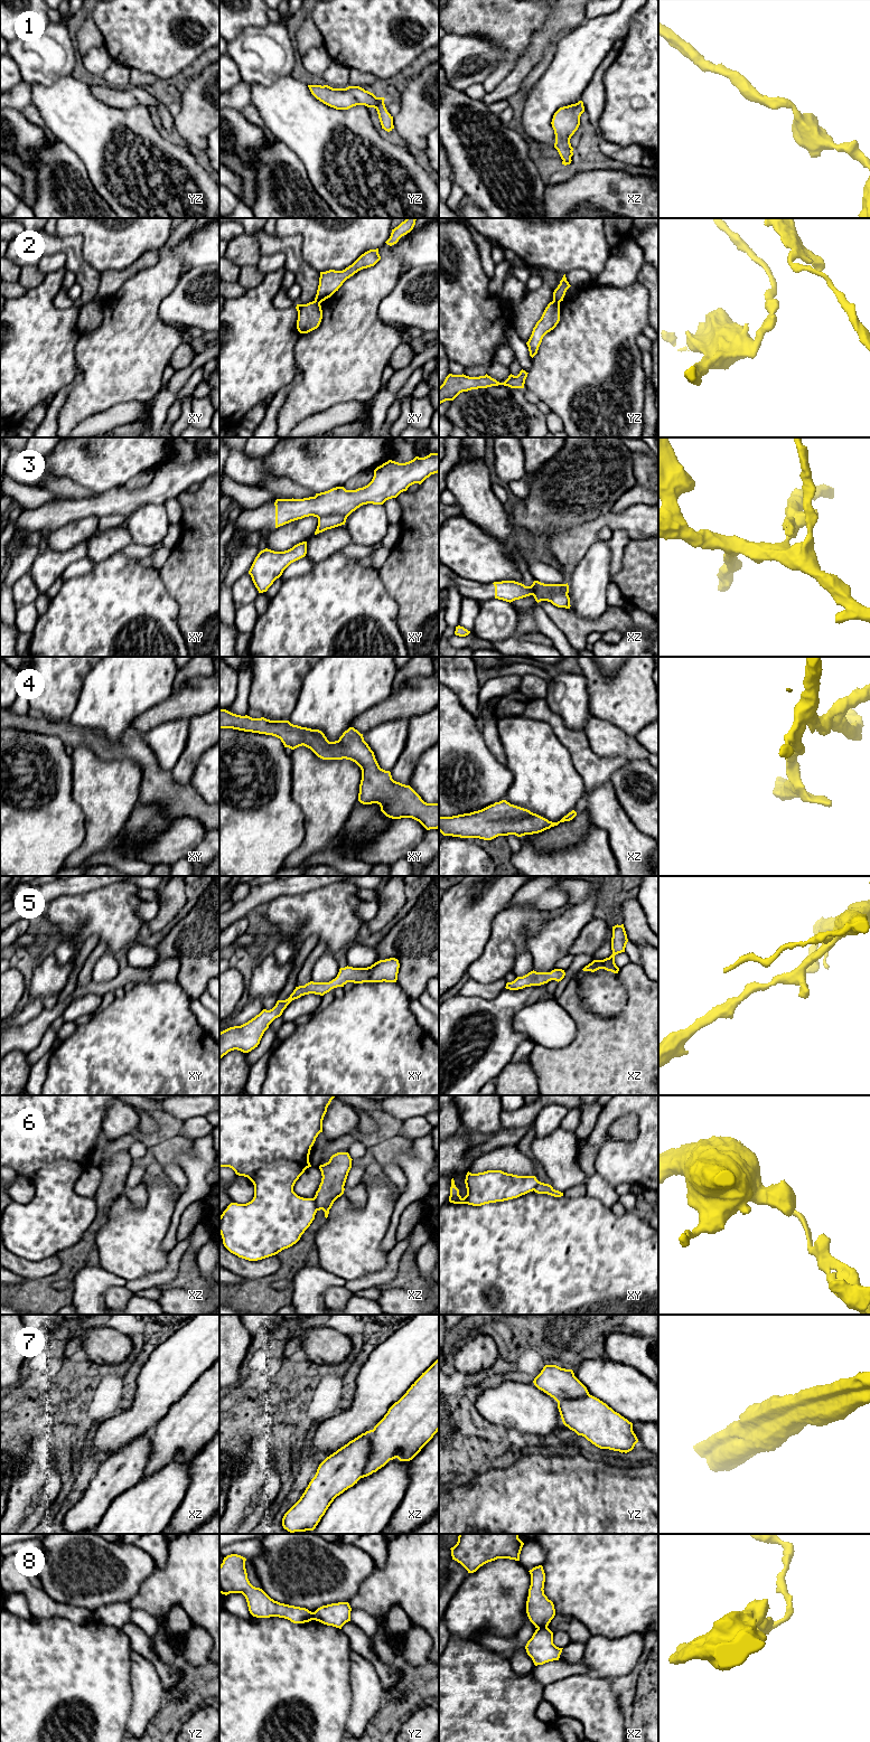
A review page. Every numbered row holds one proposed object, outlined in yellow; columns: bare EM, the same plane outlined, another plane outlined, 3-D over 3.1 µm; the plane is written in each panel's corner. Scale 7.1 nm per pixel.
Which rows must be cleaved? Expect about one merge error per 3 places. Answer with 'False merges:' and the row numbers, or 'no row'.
False merges: 2, 3, 6, 8

